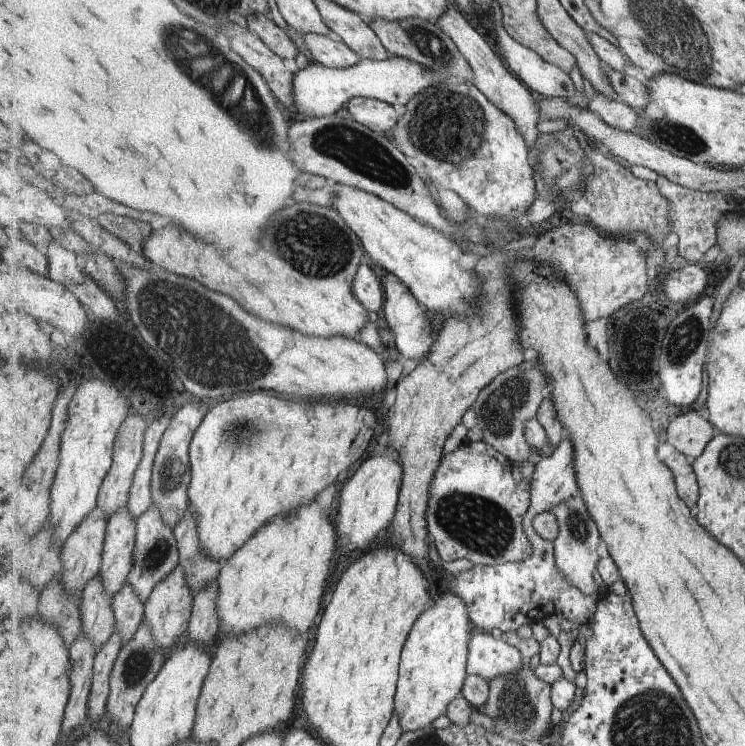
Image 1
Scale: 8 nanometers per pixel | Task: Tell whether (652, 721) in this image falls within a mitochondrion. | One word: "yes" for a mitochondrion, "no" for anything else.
yes

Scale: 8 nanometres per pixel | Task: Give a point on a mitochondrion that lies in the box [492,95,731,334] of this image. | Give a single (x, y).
(678, 136)

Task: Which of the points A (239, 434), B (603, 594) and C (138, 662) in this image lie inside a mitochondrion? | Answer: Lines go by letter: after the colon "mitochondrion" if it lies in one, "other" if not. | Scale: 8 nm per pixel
A: mitochondrion
B: other
C: mitochondrion

